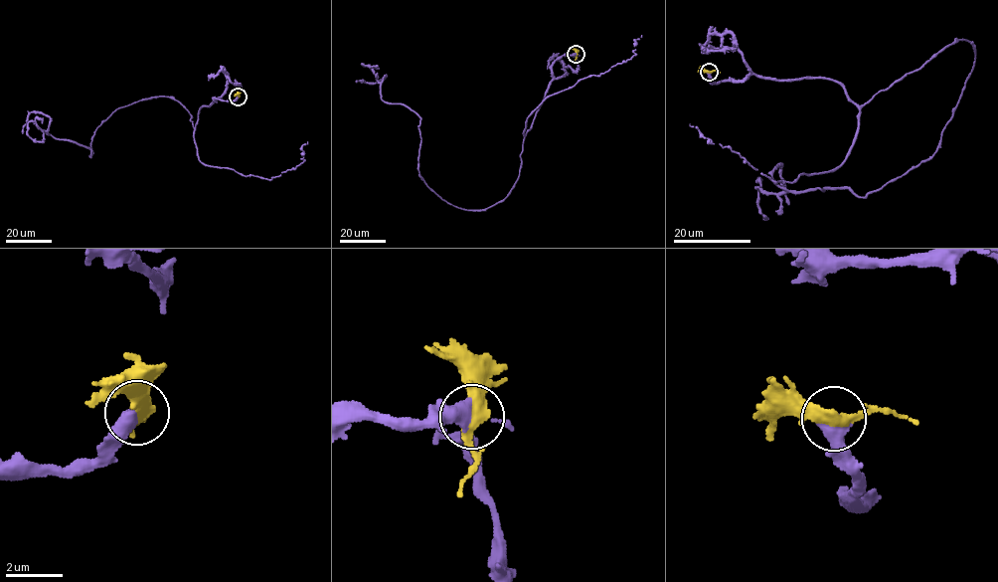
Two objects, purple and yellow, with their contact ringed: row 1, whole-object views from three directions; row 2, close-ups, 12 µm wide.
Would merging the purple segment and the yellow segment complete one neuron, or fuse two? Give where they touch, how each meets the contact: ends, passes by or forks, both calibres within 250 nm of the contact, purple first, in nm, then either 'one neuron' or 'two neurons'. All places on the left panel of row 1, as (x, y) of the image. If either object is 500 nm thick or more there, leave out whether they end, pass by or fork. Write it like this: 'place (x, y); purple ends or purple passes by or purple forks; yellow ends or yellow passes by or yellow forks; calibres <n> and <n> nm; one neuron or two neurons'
place (238, 96); calibres 550 and 440 nm; one neuron

